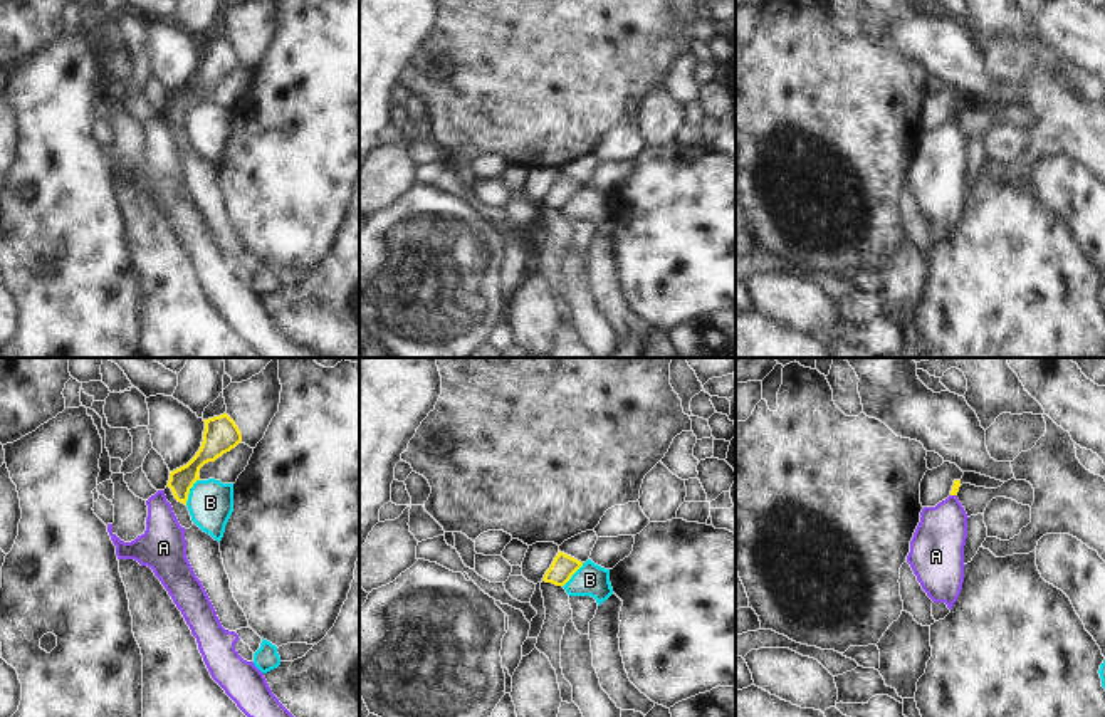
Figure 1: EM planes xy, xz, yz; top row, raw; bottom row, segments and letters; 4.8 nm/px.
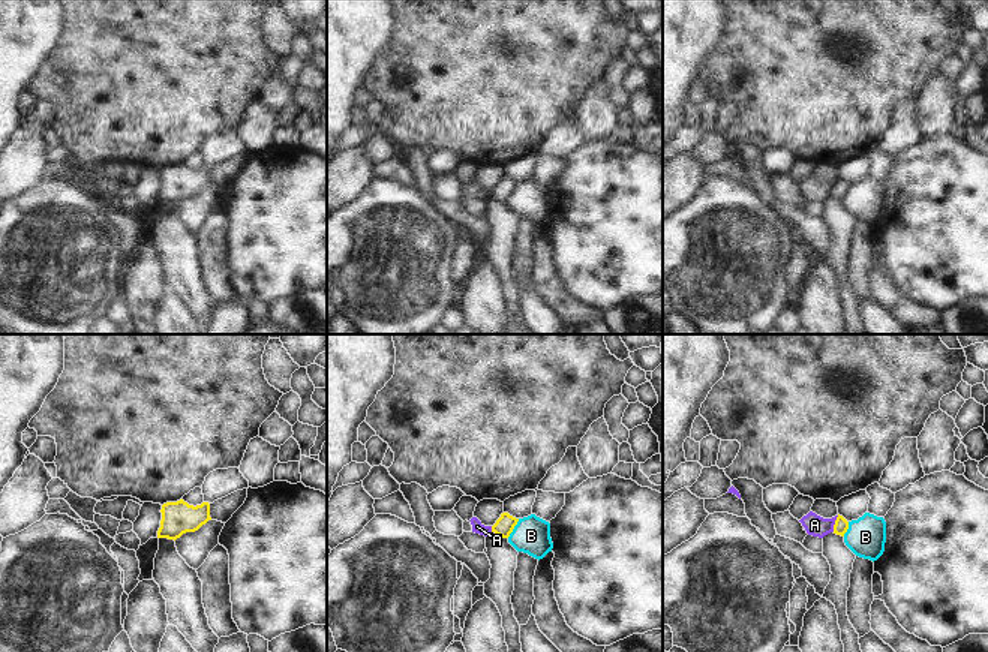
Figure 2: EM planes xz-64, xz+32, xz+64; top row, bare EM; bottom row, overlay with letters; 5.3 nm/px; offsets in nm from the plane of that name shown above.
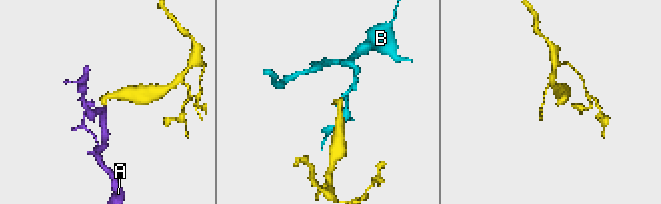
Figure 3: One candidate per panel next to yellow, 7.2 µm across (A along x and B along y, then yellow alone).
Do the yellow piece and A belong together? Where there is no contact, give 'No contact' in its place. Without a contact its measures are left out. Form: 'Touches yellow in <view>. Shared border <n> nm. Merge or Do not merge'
Touches yellow in yz. Shared border 30 nm. Do not merge.

